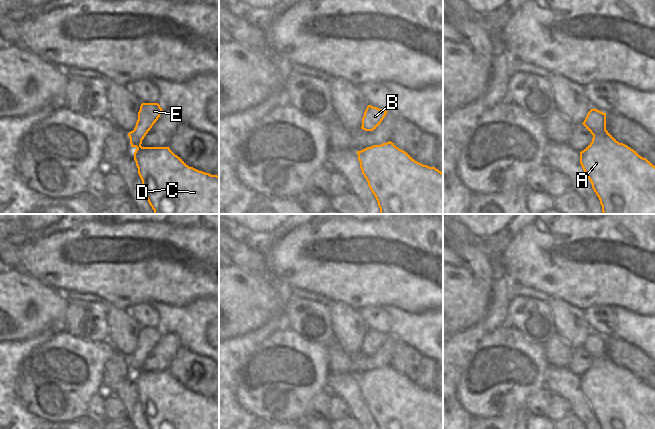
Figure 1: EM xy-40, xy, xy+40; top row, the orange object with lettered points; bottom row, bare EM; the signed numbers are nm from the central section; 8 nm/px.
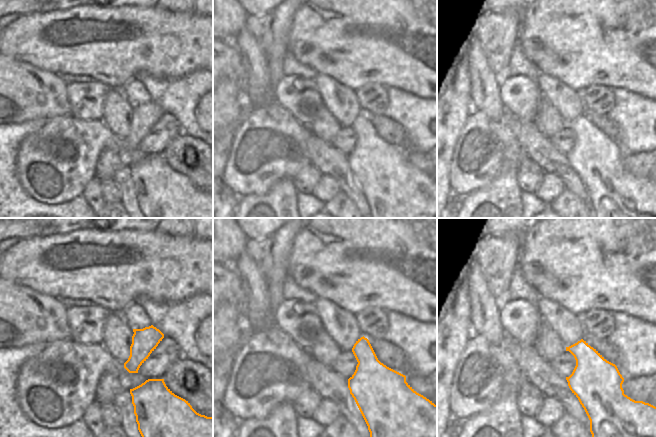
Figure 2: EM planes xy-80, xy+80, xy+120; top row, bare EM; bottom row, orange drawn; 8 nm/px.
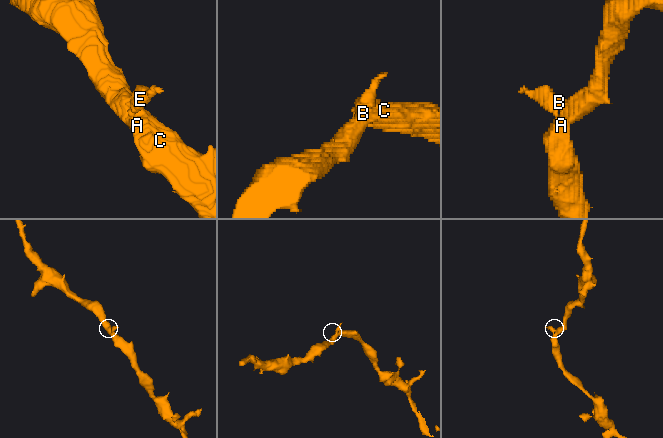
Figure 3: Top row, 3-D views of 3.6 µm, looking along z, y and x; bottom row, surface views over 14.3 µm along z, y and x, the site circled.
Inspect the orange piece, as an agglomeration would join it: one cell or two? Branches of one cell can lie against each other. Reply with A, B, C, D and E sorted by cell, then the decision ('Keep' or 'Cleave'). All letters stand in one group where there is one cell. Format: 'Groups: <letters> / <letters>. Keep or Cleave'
Groups: A B C D E. Keep.

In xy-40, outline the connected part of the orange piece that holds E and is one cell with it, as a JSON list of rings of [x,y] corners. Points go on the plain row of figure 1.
[[[142,327],[138,336],[138,344],[133,355],[128,357],[130,368],[137,373],[134,376],[134,384],[138,392],[138,398],[142,404],[142,410],[150,429],[219,429],[219,400],[211,399],[189,391],[180,381],[175,379],[169,371],[142,371],[142,364],[150,355],[162,338],[162,332],[158,327]]]

